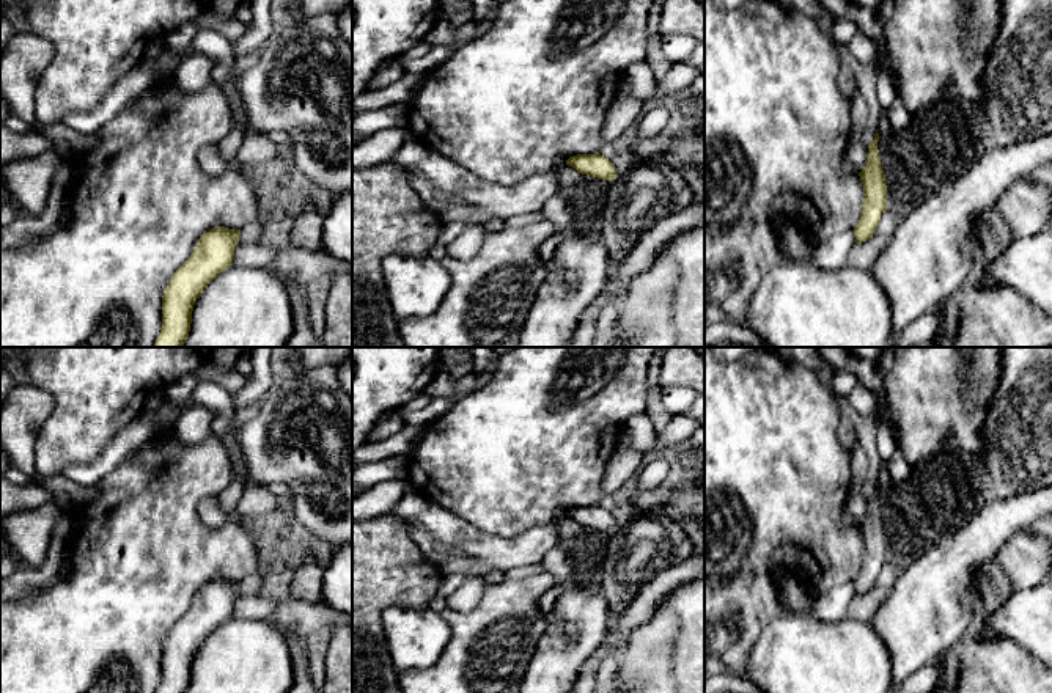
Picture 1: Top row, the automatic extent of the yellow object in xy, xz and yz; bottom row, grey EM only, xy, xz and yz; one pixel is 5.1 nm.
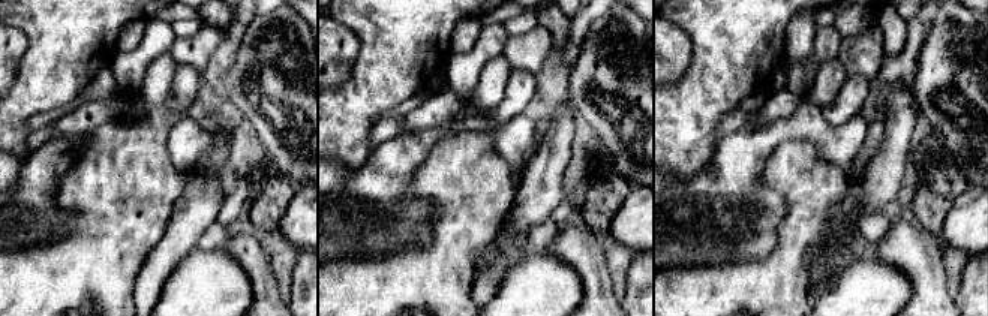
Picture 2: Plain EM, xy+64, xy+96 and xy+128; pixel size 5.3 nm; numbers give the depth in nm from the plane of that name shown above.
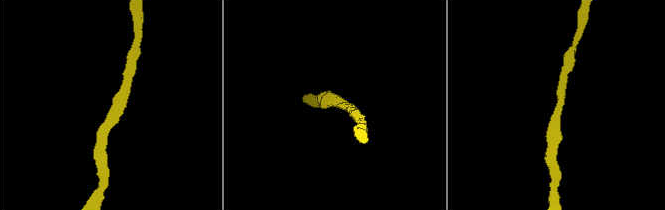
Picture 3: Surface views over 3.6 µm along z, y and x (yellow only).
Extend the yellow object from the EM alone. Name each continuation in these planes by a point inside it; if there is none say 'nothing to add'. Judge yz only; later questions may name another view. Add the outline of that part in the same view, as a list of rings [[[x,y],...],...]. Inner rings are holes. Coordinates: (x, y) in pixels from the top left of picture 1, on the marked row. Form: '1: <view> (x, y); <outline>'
nothing to add

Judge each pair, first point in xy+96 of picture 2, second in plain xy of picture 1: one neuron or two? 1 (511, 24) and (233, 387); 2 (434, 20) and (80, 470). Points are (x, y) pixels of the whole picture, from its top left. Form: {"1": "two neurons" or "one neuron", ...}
{"1": "two neurons", "2": "two neurons"}

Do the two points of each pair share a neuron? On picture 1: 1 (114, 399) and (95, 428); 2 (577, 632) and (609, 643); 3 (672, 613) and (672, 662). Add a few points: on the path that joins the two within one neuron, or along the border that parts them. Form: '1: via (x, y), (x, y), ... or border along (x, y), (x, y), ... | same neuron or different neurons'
1: via (107, 406), (95, 421) | same neuron
2: border along (607, 629), (601, 645), (581, 670) | different neurons
3: via (672, 626), (672, 649) | same neuron

